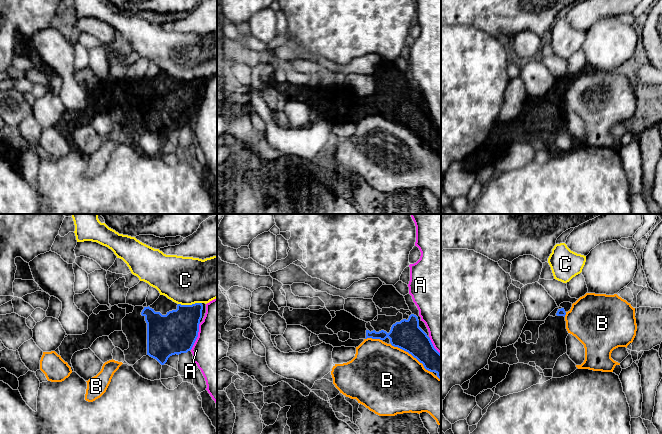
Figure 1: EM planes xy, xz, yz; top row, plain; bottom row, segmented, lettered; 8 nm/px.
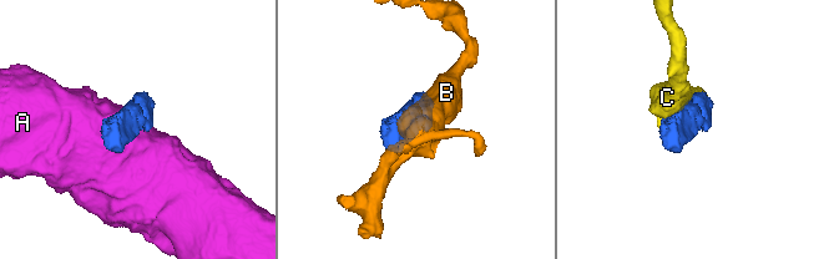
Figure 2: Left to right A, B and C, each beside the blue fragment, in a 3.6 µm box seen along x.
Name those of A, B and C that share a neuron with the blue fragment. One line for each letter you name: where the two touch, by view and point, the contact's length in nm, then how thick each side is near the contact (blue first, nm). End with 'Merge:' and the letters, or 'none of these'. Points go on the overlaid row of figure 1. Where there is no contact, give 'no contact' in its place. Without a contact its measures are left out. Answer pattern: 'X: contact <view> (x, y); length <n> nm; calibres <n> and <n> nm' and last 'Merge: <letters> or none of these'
Merge: none of these

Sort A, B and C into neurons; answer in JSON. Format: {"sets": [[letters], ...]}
{"sets": [["A"], ["B"], ["C"]]}

